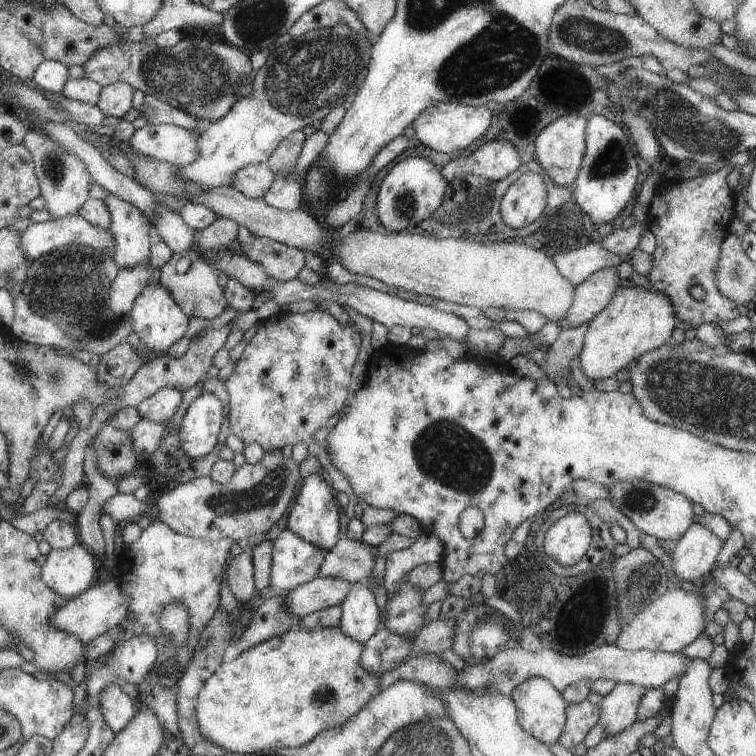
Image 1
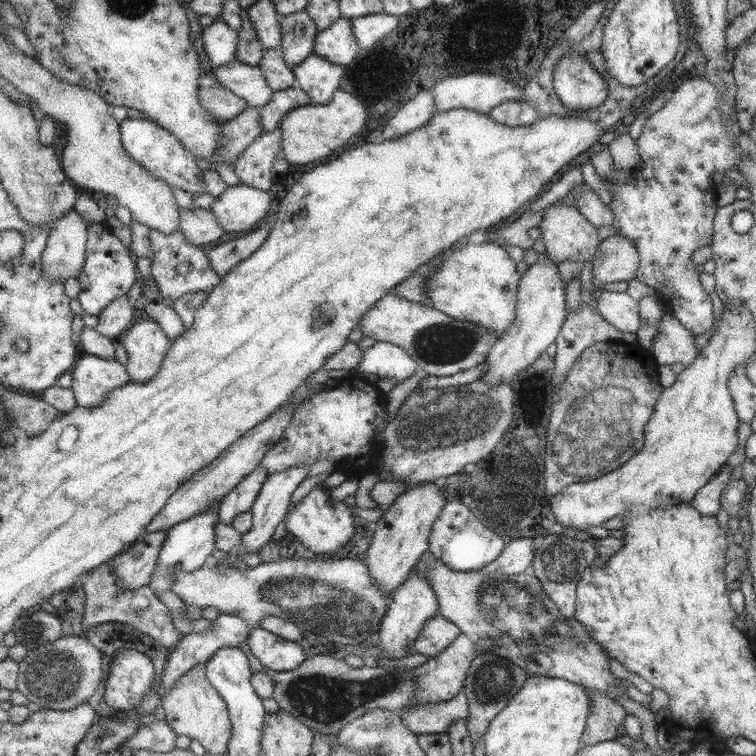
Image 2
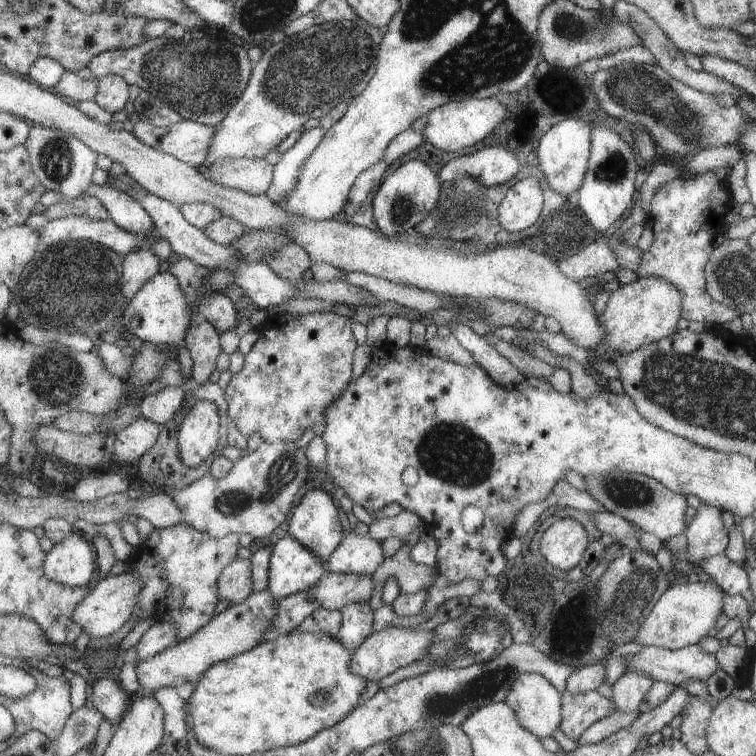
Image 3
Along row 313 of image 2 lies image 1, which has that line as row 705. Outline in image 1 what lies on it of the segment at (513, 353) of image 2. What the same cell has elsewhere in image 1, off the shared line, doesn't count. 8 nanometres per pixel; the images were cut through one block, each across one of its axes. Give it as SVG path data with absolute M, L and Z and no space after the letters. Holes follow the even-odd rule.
M531 677L515 686L510 692L515 706L518 706L518 721L523 730L531 734L539 742L546 743L548 747L558 742L566 722L566 699L562 693L546 678Z

